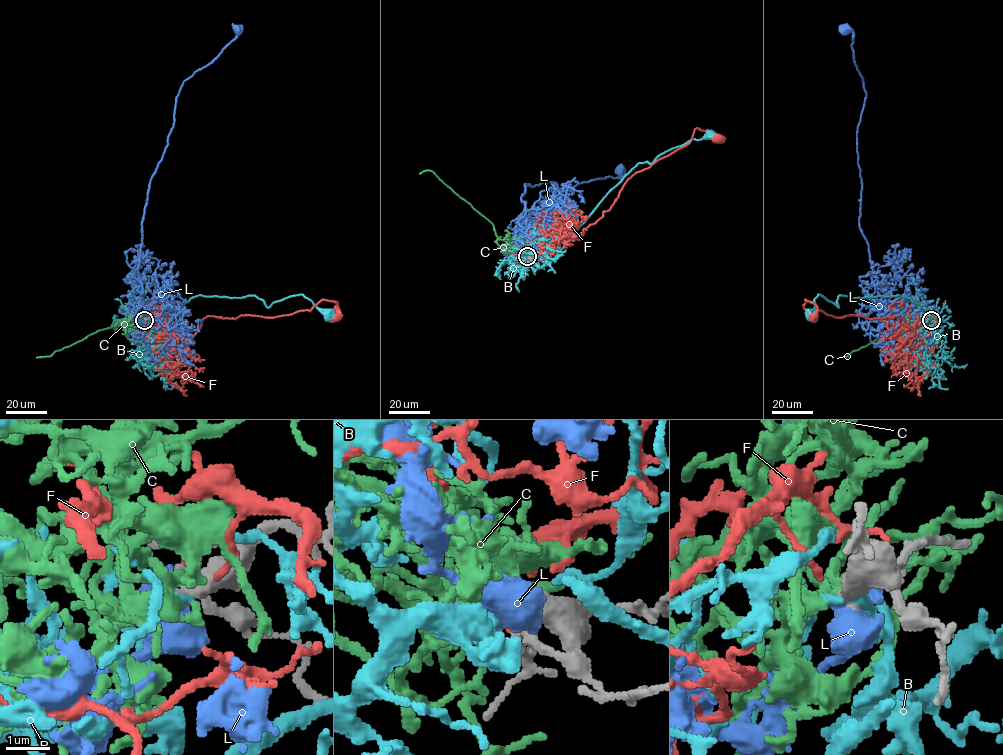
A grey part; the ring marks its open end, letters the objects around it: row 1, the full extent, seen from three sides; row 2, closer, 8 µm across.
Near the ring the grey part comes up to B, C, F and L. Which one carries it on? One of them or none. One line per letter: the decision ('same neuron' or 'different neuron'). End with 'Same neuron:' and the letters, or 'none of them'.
B: different neuron
C: same neuron
F: different neuron
L: different neuron
Same neuron: C

